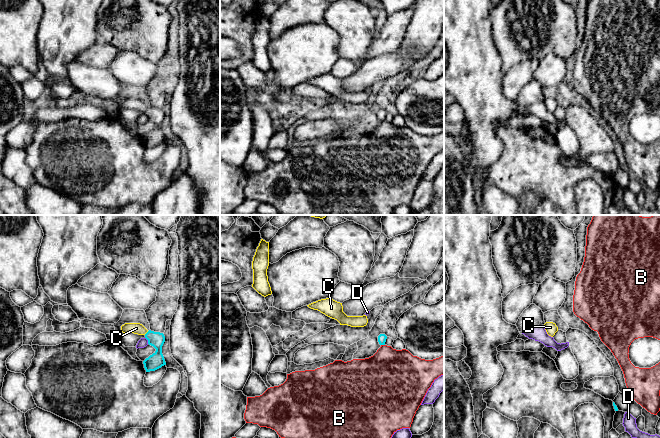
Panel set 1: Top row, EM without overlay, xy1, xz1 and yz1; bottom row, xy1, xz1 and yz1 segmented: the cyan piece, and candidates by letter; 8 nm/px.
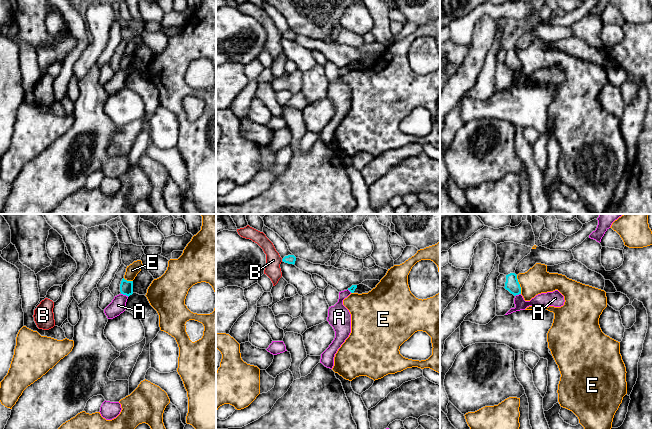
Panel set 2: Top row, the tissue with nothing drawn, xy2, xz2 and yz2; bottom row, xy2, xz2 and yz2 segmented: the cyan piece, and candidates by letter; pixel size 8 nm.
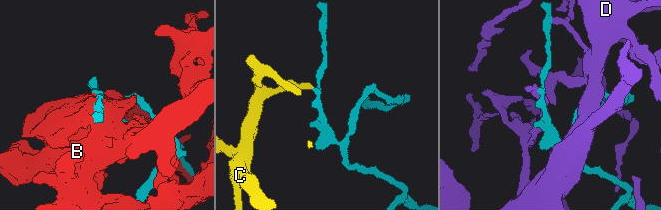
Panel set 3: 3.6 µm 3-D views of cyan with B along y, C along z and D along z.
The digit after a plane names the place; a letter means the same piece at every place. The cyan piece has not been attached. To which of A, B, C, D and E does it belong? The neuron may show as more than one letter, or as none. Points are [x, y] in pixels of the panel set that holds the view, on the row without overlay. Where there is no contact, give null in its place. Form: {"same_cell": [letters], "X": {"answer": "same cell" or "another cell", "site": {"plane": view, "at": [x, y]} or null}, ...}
{"same_cell": ["C"], "A": {"answer": "another cell", "site": {"plane": "xy2", "at": [125, 70]}}, "B": {"answer": "another cell", "site": {"plane": "xz1", "at": [383, 120]}}, "C": {"answer": "same cell", "site": {"plane": "xy1", "at": [147, 108]}}, "D": {"answer": "another cell", "site": {"plane": "xy1", "at": [147, 115]}}, "E": {"answer": "another cell", "site": {"plane": "yz2", "at": [519, 60]}}}

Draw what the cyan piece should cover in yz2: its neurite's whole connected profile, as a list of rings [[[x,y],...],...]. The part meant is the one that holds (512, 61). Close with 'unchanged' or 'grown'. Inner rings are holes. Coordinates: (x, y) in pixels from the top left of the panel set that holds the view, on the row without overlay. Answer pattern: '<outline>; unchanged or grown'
[[[515,49],[506,51],[505,63],[514,72],[521,70],[521,63]]]; unchanged

